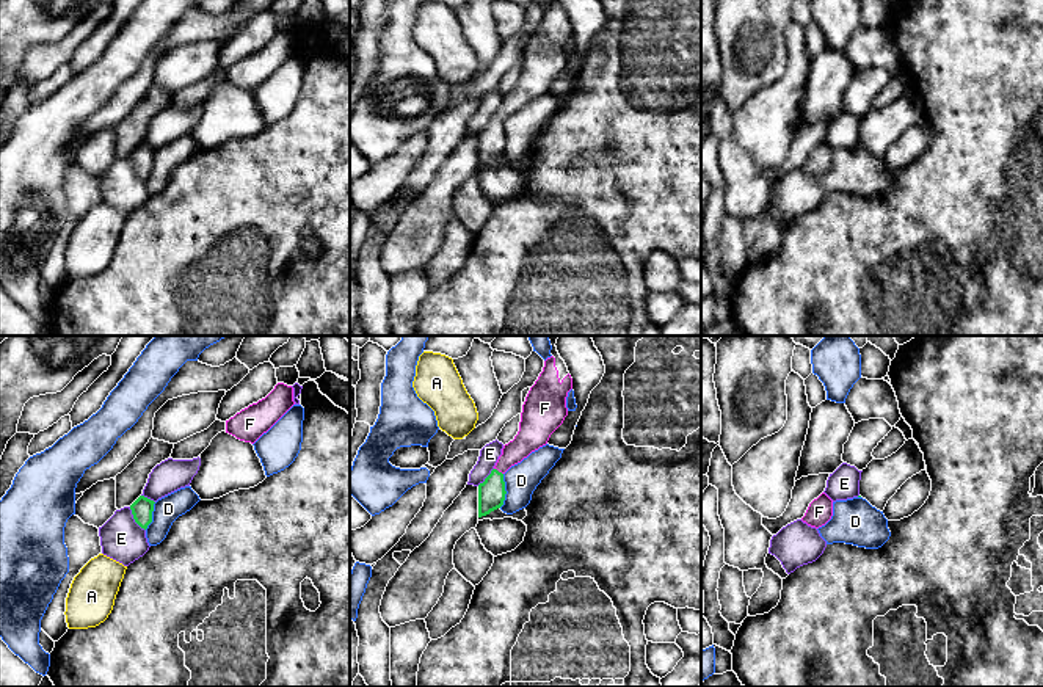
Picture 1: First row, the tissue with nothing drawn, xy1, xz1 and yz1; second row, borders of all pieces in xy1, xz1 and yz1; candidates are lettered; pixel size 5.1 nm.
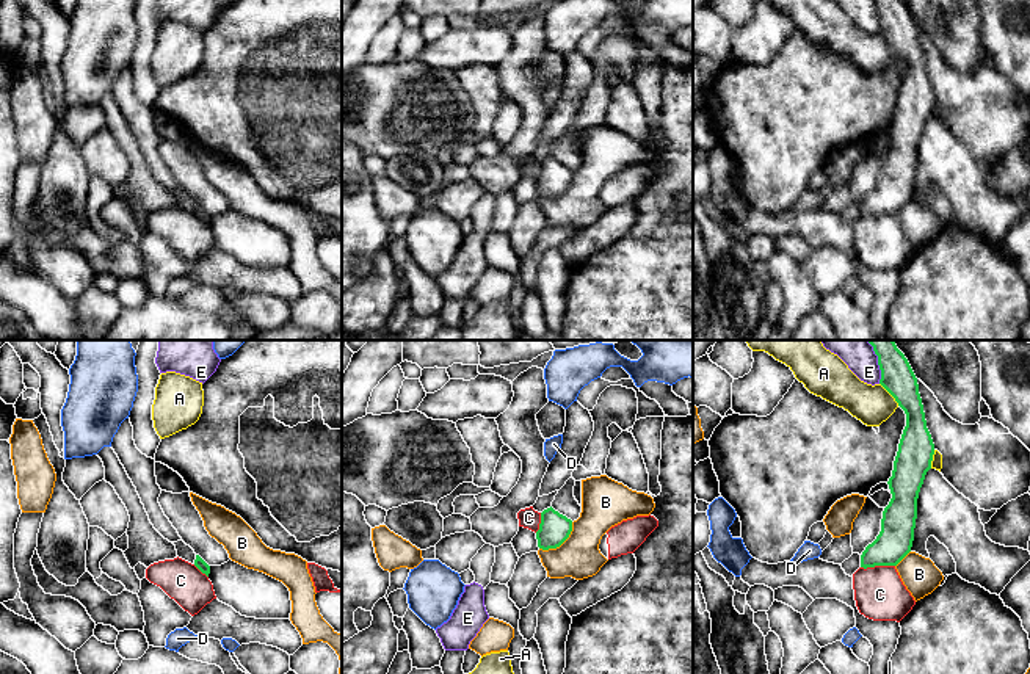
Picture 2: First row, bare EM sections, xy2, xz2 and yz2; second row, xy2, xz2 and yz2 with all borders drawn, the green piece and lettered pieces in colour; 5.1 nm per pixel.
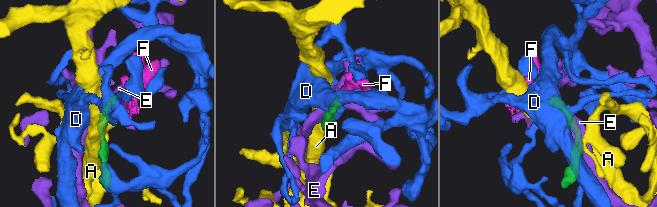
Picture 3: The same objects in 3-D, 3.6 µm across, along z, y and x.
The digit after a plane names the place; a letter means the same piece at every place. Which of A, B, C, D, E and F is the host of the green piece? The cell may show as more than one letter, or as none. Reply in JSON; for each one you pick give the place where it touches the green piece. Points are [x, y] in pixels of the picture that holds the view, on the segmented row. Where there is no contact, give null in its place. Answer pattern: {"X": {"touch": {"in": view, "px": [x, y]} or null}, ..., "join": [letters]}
{"F": {"touch": {"in": "xz1", "px": [497, 471]}}, "join": ["F"]}

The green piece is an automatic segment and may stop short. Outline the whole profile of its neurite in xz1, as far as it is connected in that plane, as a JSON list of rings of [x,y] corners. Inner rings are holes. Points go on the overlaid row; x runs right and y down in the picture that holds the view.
[[[549,336],[552,356],[544,361],[543,372],[525,397],[518,434],[503,445],[494,469],[478,485],[478,518],[503,505],[507,494],[503,474],[546,445],[568,416],[566,397],[572,389],[572,378],[557,351],[557,339],[558,336]]]

